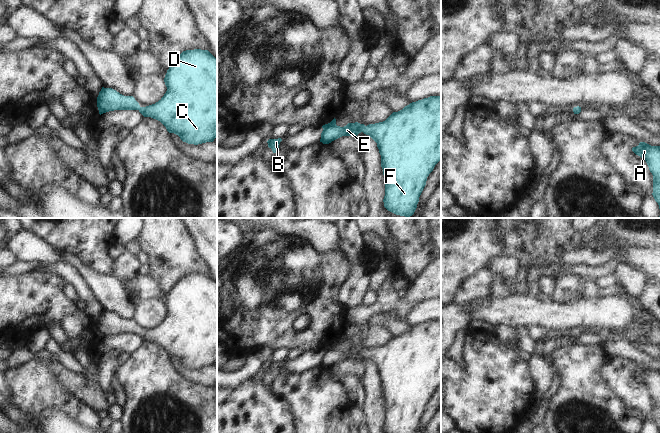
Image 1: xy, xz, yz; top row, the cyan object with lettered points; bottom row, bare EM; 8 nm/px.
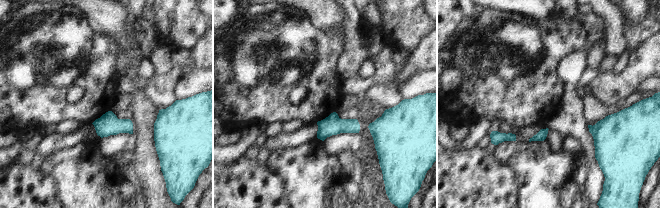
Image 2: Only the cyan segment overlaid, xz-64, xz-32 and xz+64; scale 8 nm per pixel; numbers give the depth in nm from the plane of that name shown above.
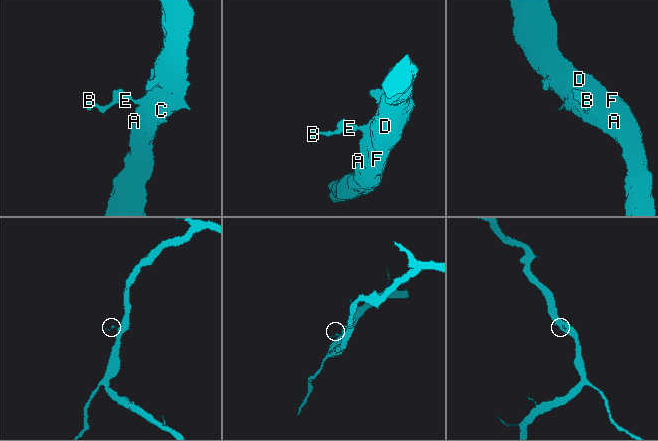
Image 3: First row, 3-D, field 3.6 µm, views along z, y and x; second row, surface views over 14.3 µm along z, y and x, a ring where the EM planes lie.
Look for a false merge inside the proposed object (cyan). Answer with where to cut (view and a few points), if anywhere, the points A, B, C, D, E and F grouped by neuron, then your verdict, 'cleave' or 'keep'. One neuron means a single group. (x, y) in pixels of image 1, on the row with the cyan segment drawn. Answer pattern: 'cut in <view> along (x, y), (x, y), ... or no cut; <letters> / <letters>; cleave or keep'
no cut; A B C D E F; keep

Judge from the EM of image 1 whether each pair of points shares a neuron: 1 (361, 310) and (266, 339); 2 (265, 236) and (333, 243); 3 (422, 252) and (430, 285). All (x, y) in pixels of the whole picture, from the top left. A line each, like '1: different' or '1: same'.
1: different
2: different
3: different

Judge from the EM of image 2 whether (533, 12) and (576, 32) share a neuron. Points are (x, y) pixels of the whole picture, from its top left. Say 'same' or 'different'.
different

